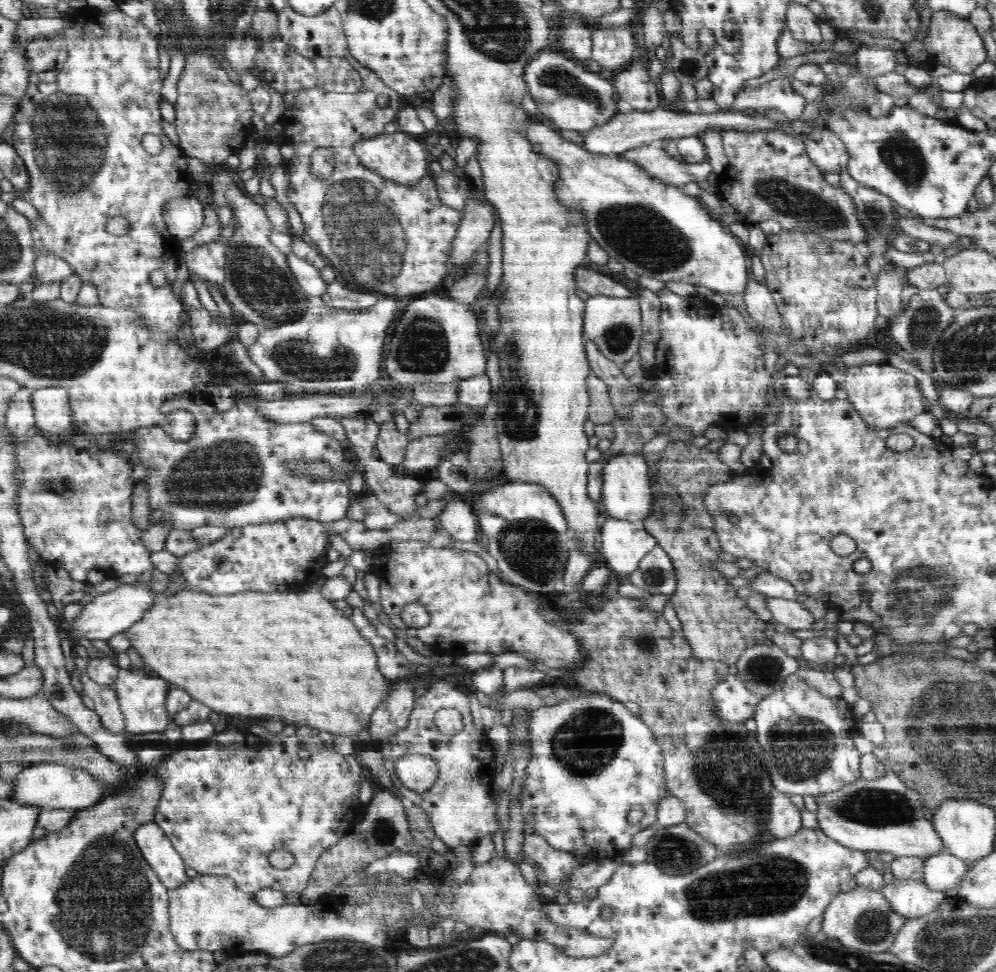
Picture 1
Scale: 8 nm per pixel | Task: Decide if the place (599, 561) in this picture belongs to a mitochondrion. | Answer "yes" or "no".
no

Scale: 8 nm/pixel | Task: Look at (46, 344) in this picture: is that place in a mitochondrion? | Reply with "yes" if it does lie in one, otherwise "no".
yes

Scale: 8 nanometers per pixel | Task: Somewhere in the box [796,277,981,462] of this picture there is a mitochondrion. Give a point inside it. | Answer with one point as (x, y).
(925, 323)

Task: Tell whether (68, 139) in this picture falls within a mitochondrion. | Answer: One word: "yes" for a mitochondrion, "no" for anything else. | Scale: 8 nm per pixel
yes

